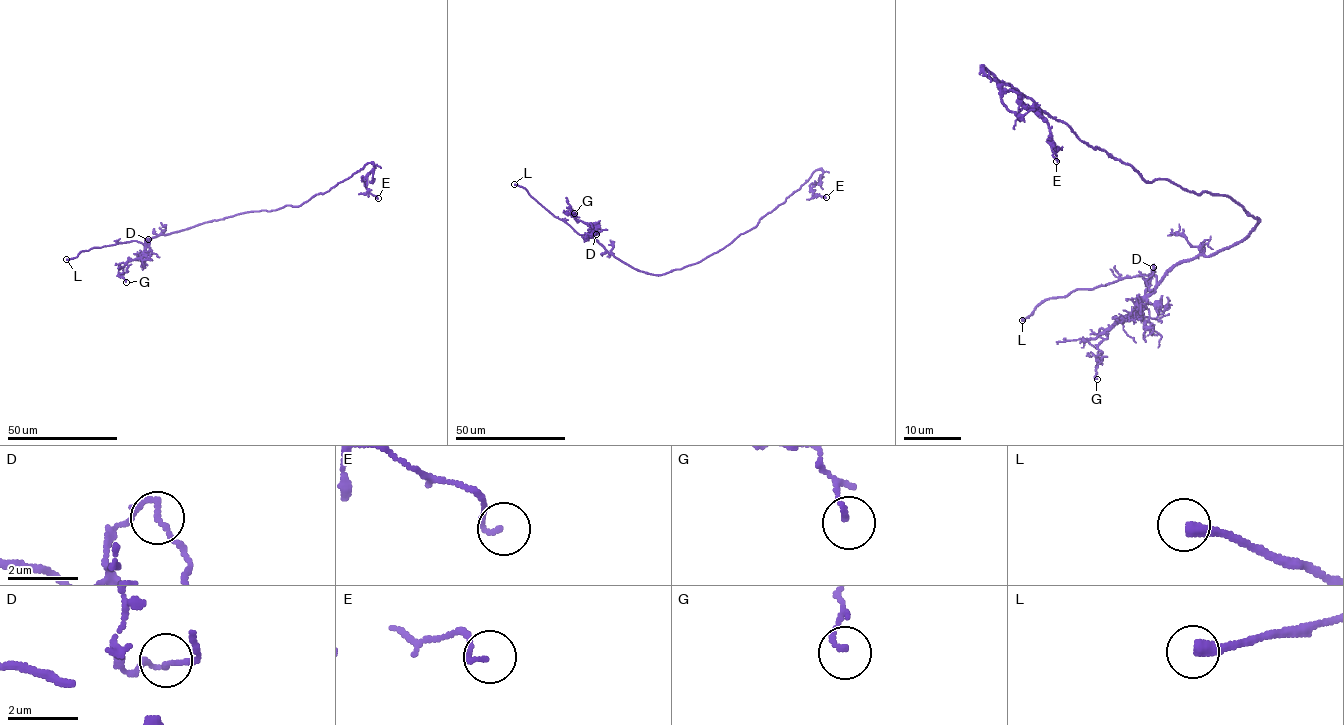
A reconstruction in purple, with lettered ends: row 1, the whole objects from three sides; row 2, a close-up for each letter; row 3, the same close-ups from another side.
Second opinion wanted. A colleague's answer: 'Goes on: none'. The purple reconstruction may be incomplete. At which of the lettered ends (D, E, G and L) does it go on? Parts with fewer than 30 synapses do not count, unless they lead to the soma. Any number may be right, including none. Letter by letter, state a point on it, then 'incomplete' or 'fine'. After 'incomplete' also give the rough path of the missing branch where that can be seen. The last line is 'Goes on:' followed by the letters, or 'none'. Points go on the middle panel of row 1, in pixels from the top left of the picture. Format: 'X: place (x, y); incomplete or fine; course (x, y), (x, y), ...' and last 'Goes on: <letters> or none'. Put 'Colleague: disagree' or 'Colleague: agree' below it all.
D: place (596, 234); fine
E: place (826, 197); fine
G: place (574, 213); fine
L: place (514, 184); incomplete; course (514, 184), (509, 186), (499, 203), (494, 199)
Goes on: L
Colleague: disagree

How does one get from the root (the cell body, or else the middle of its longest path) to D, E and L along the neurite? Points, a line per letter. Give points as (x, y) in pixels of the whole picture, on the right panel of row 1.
D: (1227, 195), (1257, 218), (1243, 240), (1214, 254), (1178, 261), (1148, 293), (1147, 281), (1153, 267)
E: (1227, 195), (1190, 192), (1168, 179), (1147, 181), (983, 69), (1015, 90), (1048, 125), (1056, 161)
L: (1227, 195), (1257, 218), (1243, 240), (1214, 254), (1178, 261), (1158, 283), (1154, 271), (1049, 297), (1022, 320)

